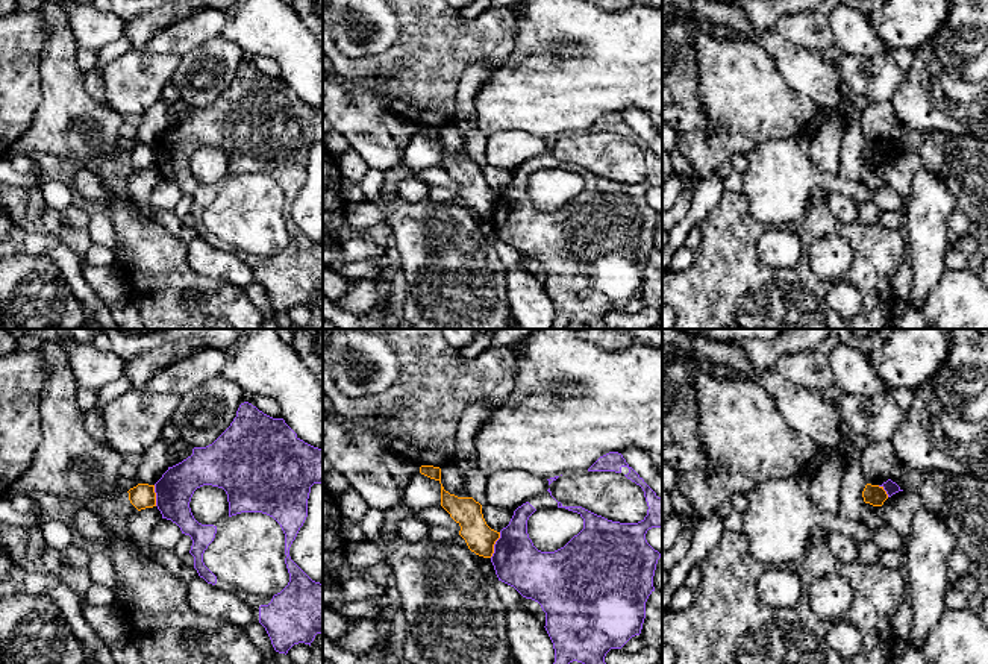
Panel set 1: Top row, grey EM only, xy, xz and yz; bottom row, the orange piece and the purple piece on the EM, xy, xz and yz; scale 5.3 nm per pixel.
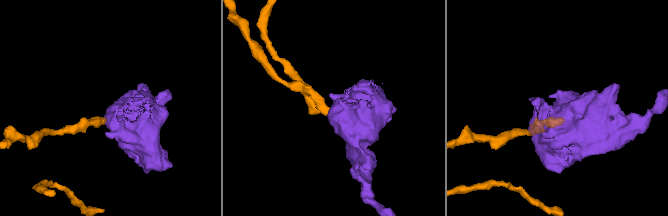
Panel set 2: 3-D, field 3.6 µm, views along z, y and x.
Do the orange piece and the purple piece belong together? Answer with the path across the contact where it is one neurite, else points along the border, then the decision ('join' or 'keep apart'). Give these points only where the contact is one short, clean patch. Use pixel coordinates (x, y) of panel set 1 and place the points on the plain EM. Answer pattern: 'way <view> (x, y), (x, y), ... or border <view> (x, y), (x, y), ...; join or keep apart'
border xz (500, 193), (494, 212), (490, 217); keep apart

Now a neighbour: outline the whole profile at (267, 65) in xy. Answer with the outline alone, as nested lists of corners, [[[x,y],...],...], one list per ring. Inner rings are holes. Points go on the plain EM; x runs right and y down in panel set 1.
[[[250,55],[250,56],[245,56],[245,62],[252,64],[259,71],[262,71],[264,74],[267,74],[273,79],[282,79],[280,67],[276,64],[274,59],[271,59],[268,56]]]

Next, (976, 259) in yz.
[[[988,241],[979,244],[977,250],[968,258],[968,270],[980,273],[983,262],[988,259]]]

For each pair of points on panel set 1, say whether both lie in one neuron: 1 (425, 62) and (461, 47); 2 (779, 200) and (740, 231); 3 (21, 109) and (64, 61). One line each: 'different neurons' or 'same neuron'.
1: same neuron
2: different neurons
3: different neurons

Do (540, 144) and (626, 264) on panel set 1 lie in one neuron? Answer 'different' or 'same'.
different

